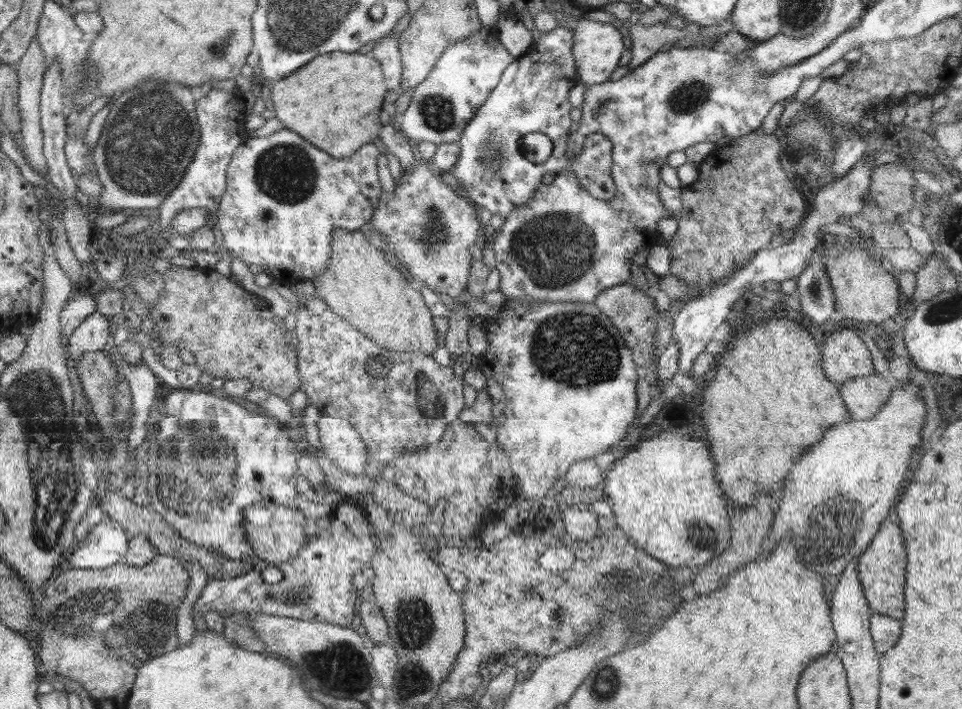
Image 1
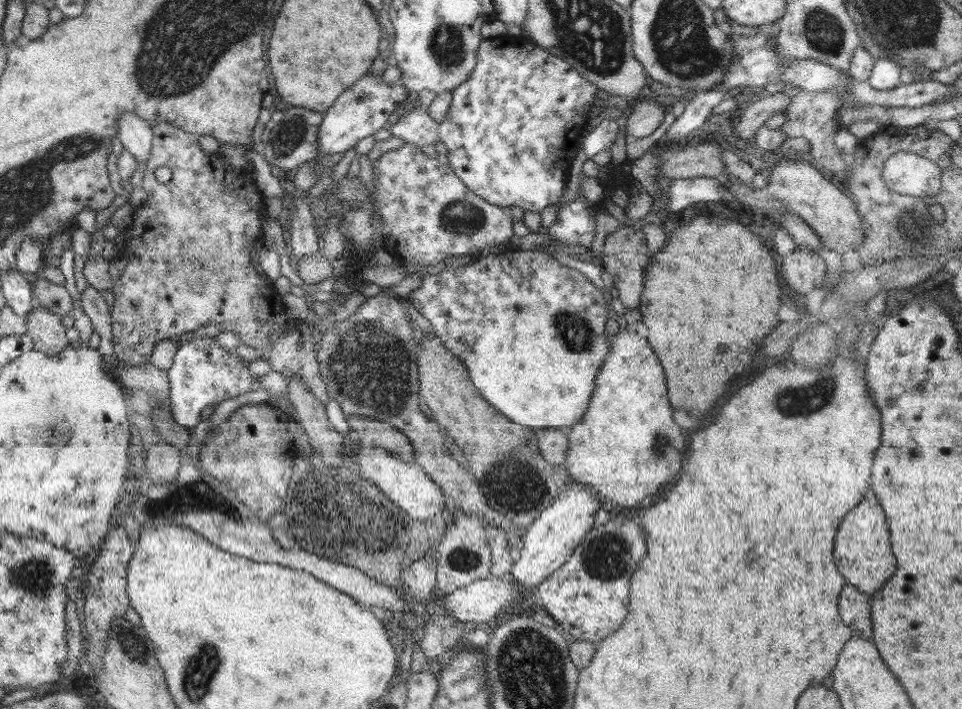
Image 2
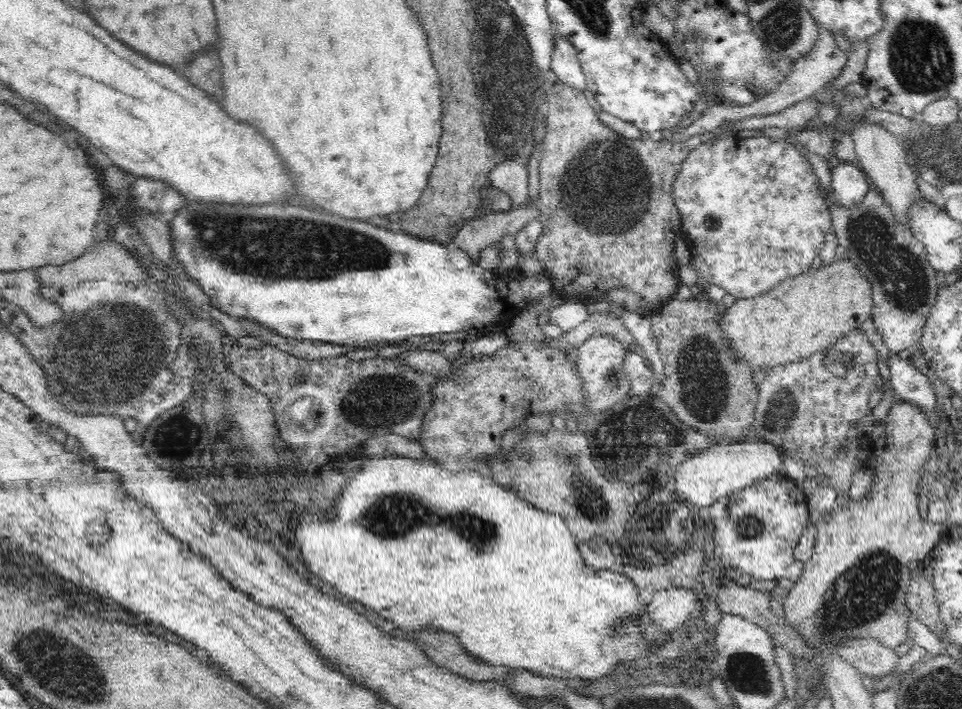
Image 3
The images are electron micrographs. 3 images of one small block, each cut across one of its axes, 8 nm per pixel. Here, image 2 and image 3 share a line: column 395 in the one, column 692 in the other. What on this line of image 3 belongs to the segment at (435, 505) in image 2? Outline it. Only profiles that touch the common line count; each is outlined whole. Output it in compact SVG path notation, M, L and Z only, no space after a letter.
M726 441L722 445L710 446L694 454L694 458L682 461L676 474L676 494L684 500L698 504L706 512L711 504L740 491L755 481L783 473L782 454L773 444L734 444Z

